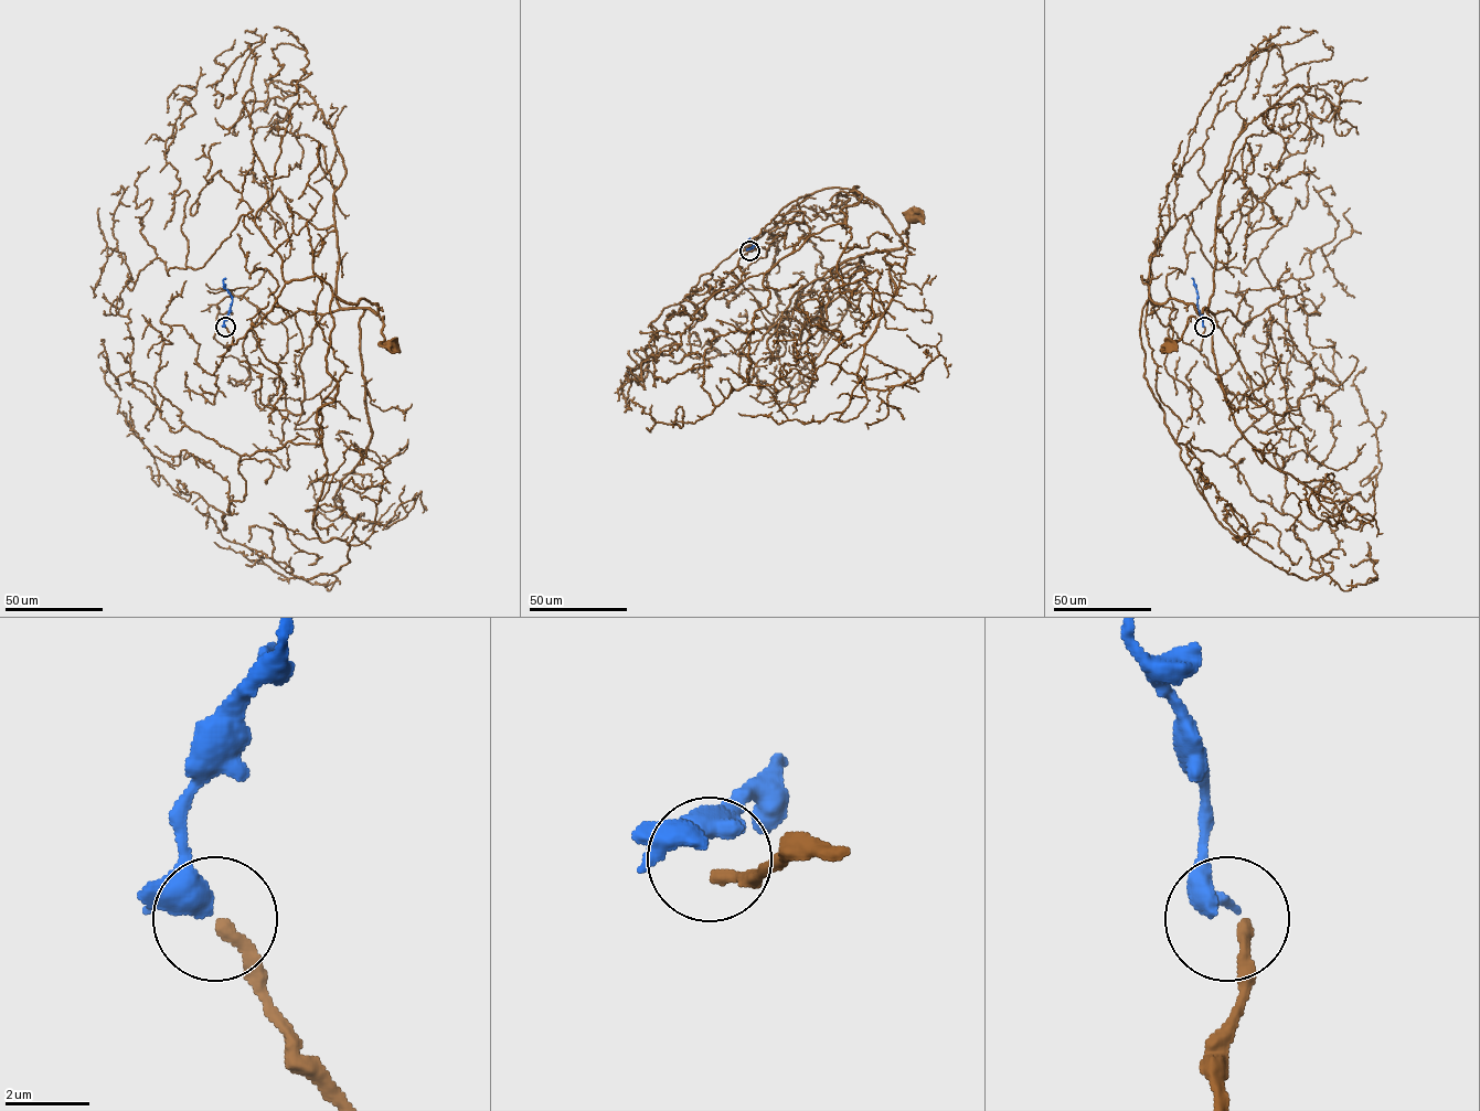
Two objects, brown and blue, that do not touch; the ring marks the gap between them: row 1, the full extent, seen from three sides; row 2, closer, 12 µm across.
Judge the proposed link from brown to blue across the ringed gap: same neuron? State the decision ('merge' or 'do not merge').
do not merge

